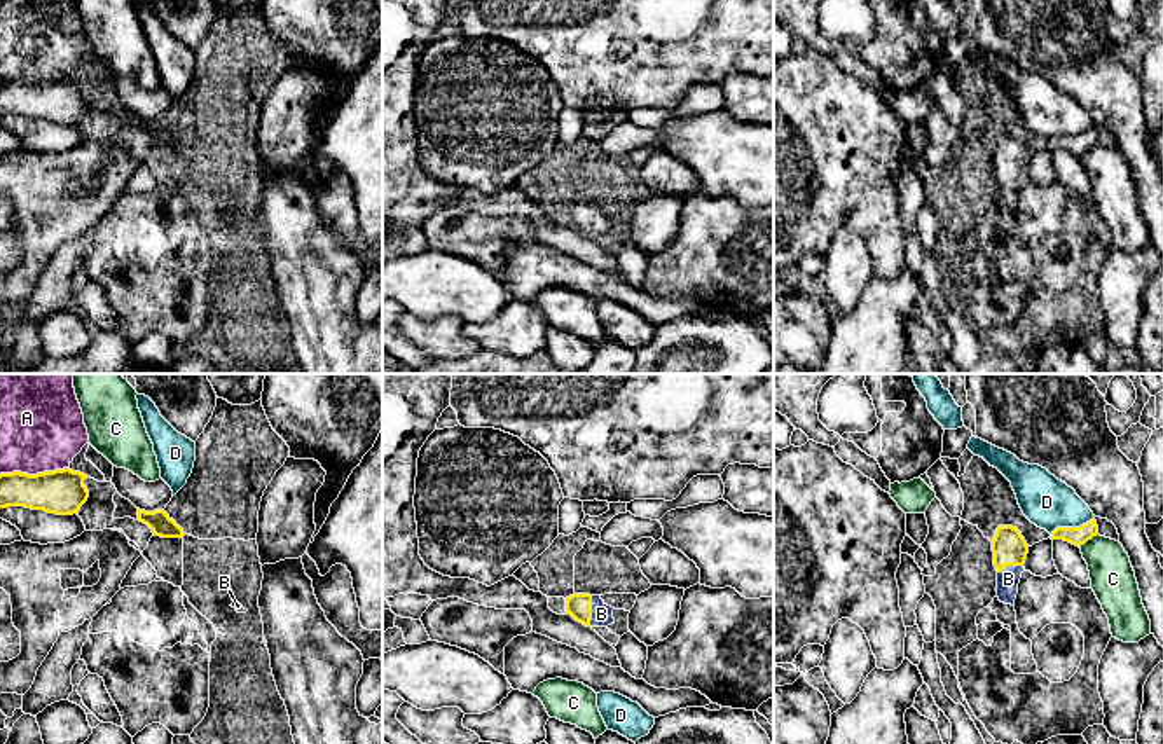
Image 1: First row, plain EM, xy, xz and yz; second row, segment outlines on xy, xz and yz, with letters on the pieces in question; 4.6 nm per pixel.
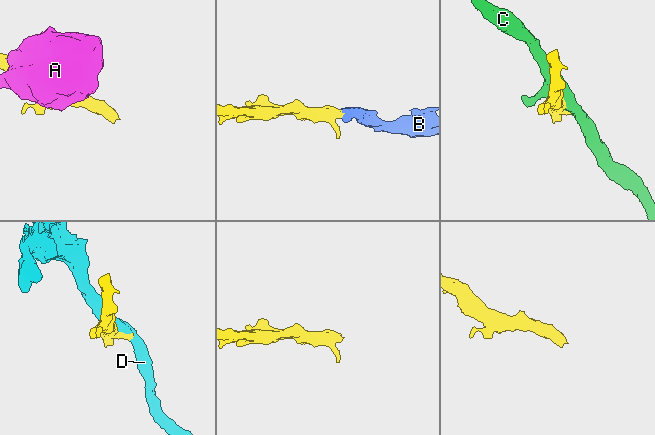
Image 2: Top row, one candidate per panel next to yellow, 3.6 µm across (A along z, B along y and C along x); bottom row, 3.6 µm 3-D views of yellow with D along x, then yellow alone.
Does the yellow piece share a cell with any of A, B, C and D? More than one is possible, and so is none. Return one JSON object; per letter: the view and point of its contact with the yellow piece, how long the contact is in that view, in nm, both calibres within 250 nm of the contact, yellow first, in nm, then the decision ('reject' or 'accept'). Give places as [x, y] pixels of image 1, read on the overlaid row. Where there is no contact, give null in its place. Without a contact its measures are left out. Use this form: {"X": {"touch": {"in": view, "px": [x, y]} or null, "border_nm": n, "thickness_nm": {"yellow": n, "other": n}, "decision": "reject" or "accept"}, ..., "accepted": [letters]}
{"A": {"touch": {"in": "xy", "px": [34, 475]}, "border_nm": 320, "thickness_nm": {"yellow": 200, "other": 380}, "decision": "reject"}, "B": {"touch": {"in": "xz", "px": [591, 612]}, "border_nm": 140, "thickness_nm": {"yellow": 110, "other": 100}, "decision": "accept"}, "C": {"touch": {"in": "yz", "px": [1088, 538]}, "border_nm": 110, "thickness_nm": {"yellow": 90, "other": 200}, "decision": "reject"}, "D": {"touch": {"in": "yz", "px": [1071, 528]}, "border_nm": 220, "thickness_nm": {"yellow": 90, "other": 240}, "decision": "reject"}, "accepted": ["B"]}

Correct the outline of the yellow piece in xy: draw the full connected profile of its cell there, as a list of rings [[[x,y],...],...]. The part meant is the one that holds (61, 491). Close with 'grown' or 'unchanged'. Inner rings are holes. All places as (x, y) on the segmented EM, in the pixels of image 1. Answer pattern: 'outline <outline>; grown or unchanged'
outline [[[70,468],[28,475],[0,473],[0,508],[24,506],[56,515],[79,513],[87,501],[87,475]]]; unchanged

